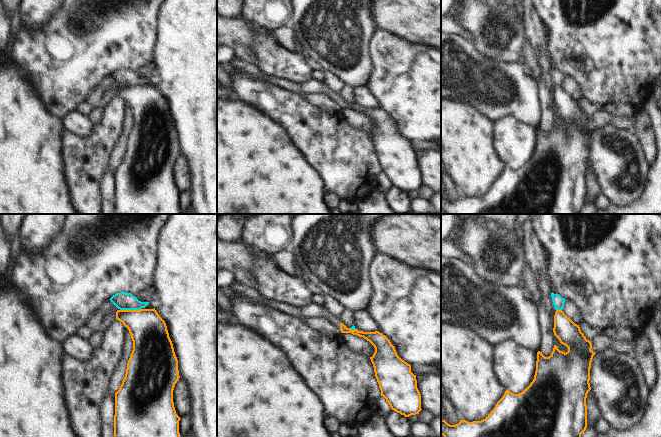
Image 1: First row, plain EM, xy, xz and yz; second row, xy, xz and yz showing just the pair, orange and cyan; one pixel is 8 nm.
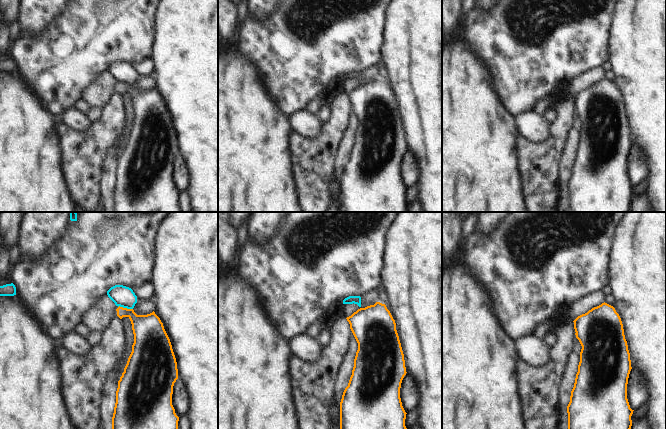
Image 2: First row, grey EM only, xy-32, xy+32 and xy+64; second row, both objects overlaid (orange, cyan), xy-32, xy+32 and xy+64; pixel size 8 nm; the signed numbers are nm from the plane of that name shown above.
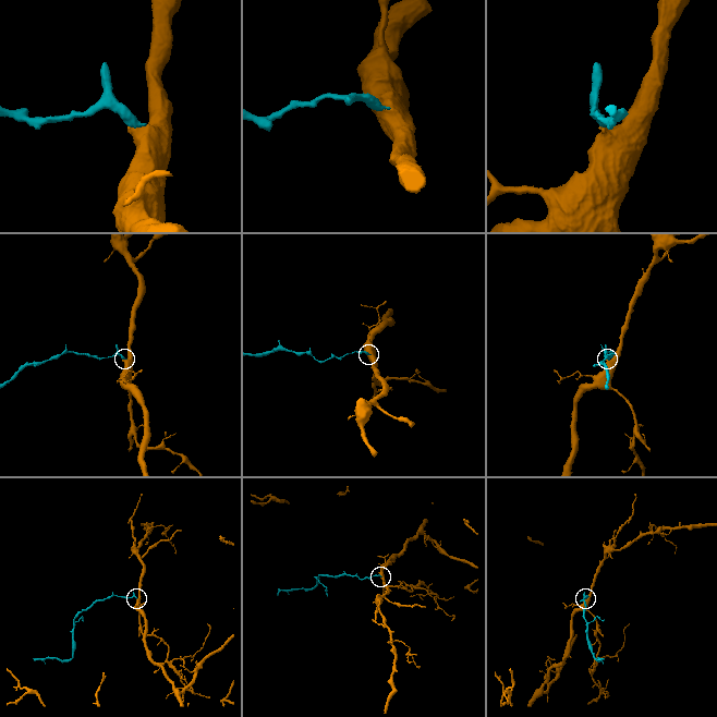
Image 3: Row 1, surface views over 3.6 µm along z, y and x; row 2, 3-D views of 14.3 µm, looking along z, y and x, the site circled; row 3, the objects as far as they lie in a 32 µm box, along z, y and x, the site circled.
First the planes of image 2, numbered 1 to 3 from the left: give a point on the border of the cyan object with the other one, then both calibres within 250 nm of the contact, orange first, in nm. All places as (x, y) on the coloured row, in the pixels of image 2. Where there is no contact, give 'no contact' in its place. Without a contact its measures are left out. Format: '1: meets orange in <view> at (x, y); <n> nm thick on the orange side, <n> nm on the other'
1: meets orange in xy-32 at (125, 308); 240 nm thick on the orange side, 170 nm on the other
2: no contact
3: no contact

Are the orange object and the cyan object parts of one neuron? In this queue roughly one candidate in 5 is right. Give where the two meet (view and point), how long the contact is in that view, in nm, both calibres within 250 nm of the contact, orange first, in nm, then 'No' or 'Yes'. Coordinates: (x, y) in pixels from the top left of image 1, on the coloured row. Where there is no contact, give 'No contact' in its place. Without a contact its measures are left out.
Touches orange at xy (130, 310). Shared border 170 nm. Thickness 300 nm (orange) against 140 nm. No.

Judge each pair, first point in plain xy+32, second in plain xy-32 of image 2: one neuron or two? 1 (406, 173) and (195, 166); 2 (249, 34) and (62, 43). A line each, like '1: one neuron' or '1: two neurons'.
1: two neurons
2: one neuron

